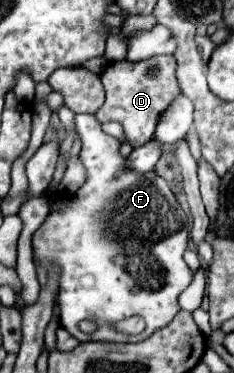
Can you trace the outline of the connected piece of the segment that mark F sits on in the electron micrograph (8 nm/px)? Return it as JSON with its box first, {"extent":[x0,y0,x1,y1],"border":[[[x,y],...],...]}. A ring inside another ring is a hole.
{"extent":[33,114,195,342],"border":[[[77,114],[75,124],[83,142],[81,162],[87,168],[87,182],[71,194],[67,208],[51,212],[33,234],[33,256],[45,266],[55,262],[61,268],[59,318],[61,326],[79,342],[141,342],[175,318],[177,298],[195,276],[183,260],[189,234],[187,216],[161,176],[153,172],[139,176],[123,168],[119,140],[105,134],[93,114]],[[131,236],[139,240],[135,250],[129,246]],[[131,316],[145,320],[141,334],[123,334],[113,328],[83,334],[77,328],[81,320],[113,324]]]}

